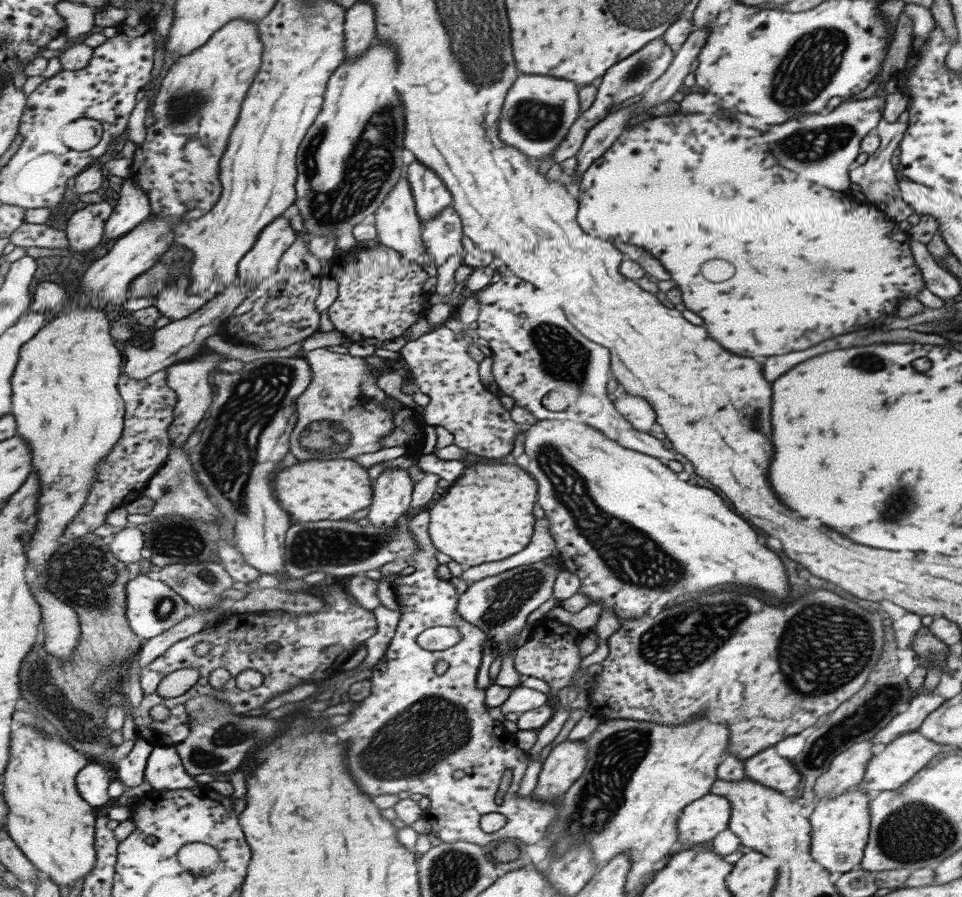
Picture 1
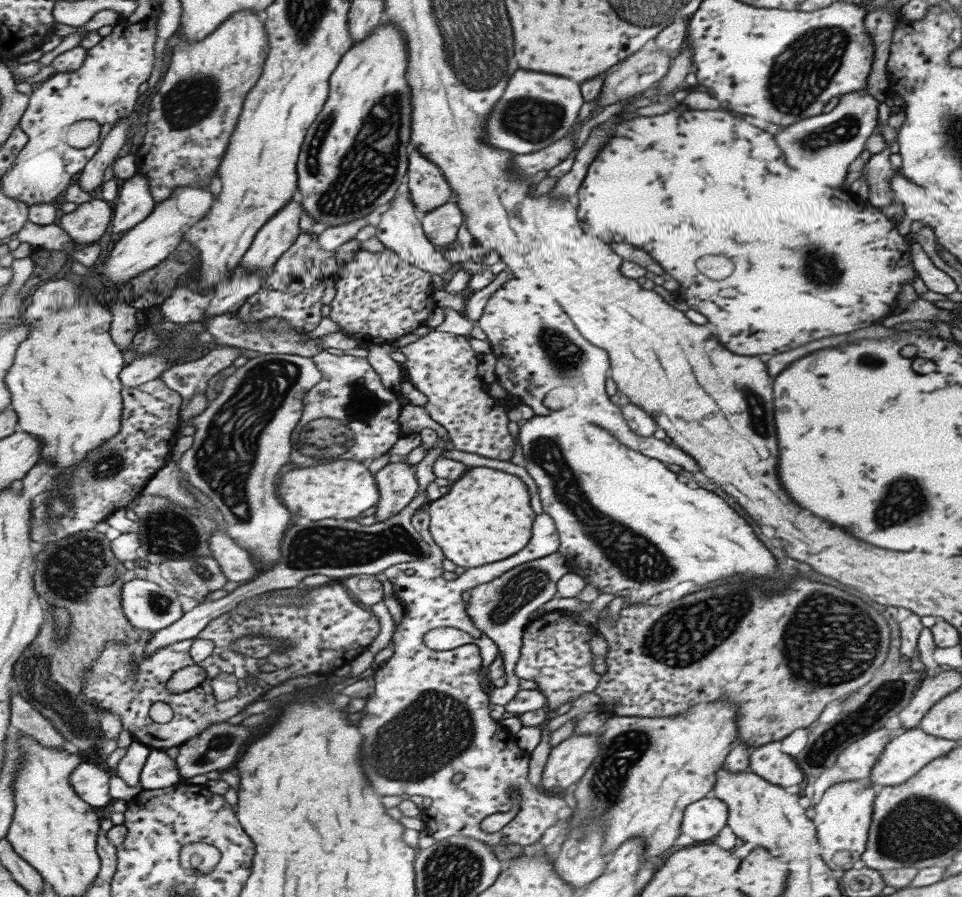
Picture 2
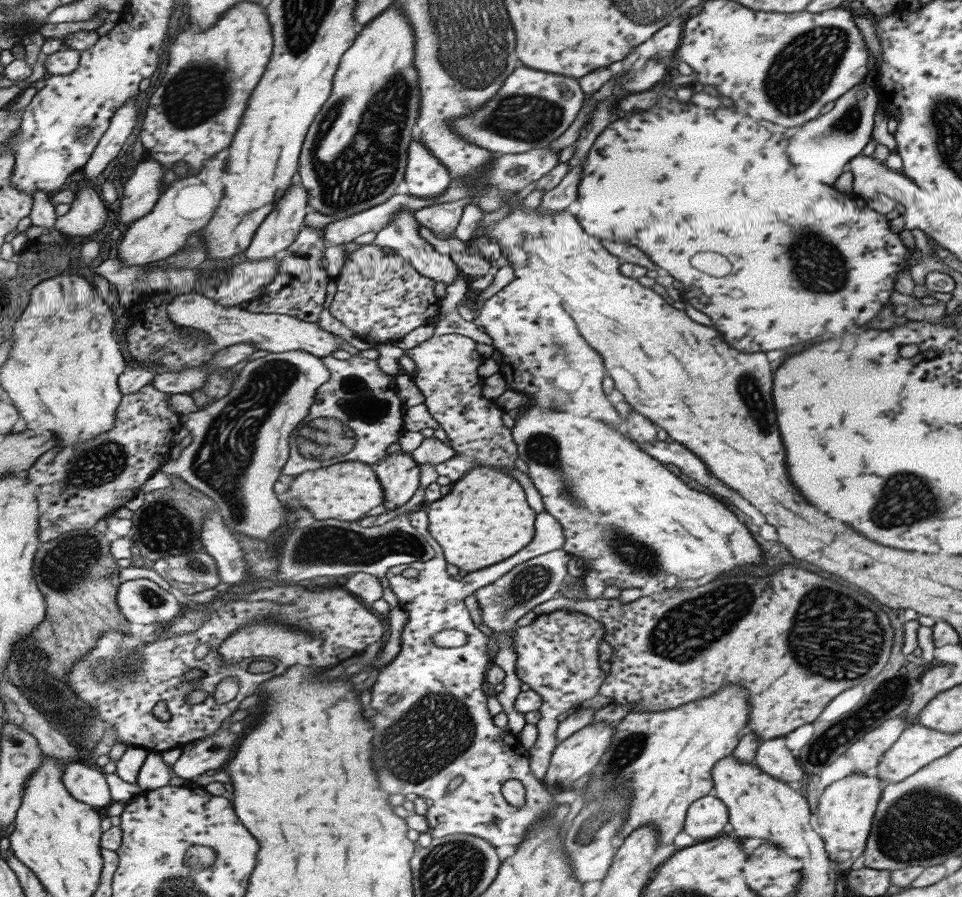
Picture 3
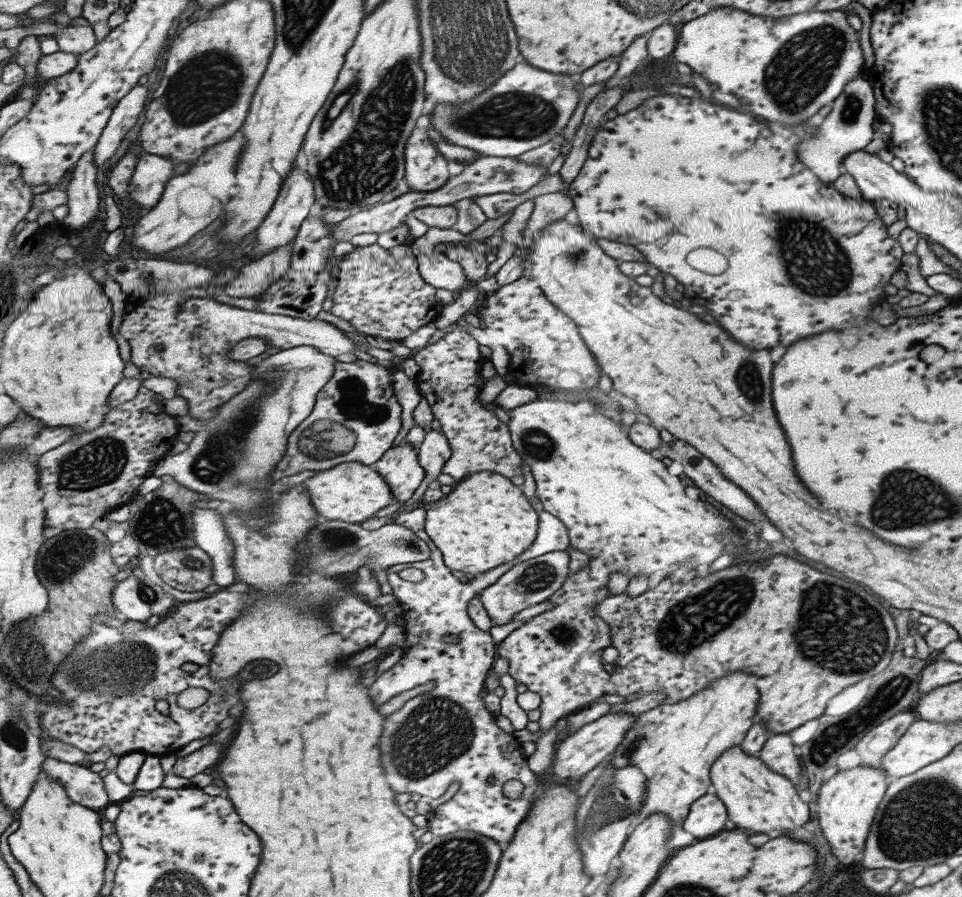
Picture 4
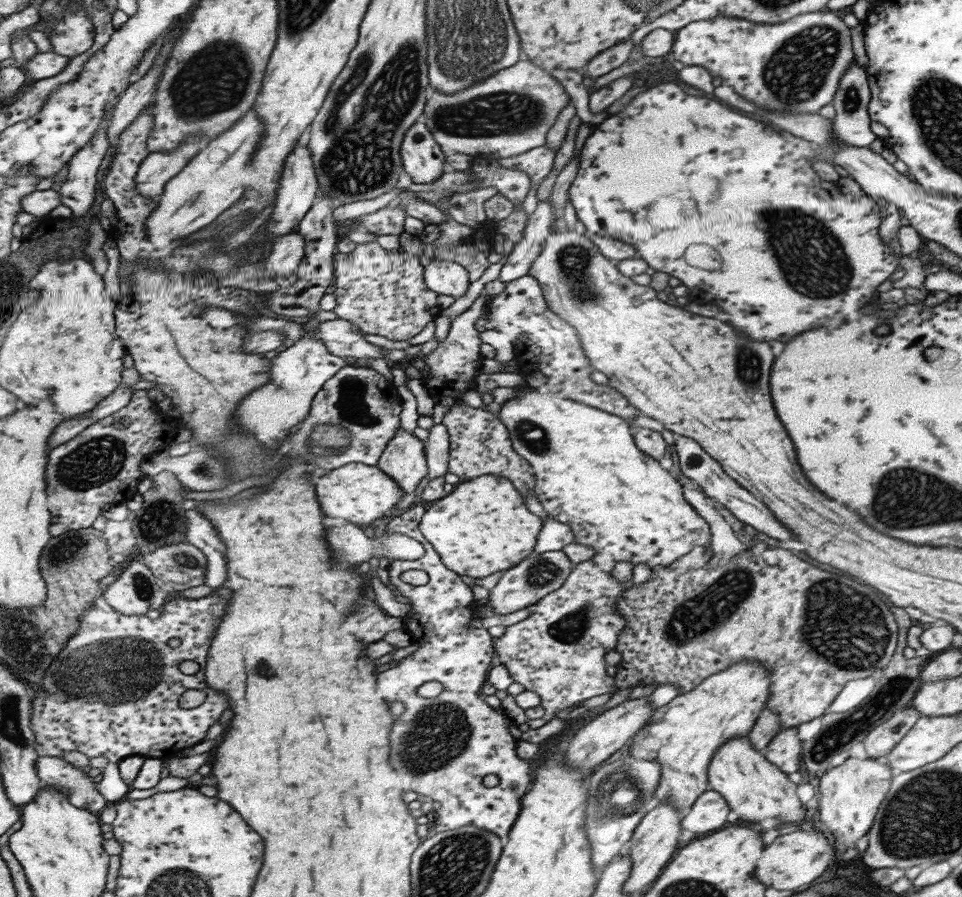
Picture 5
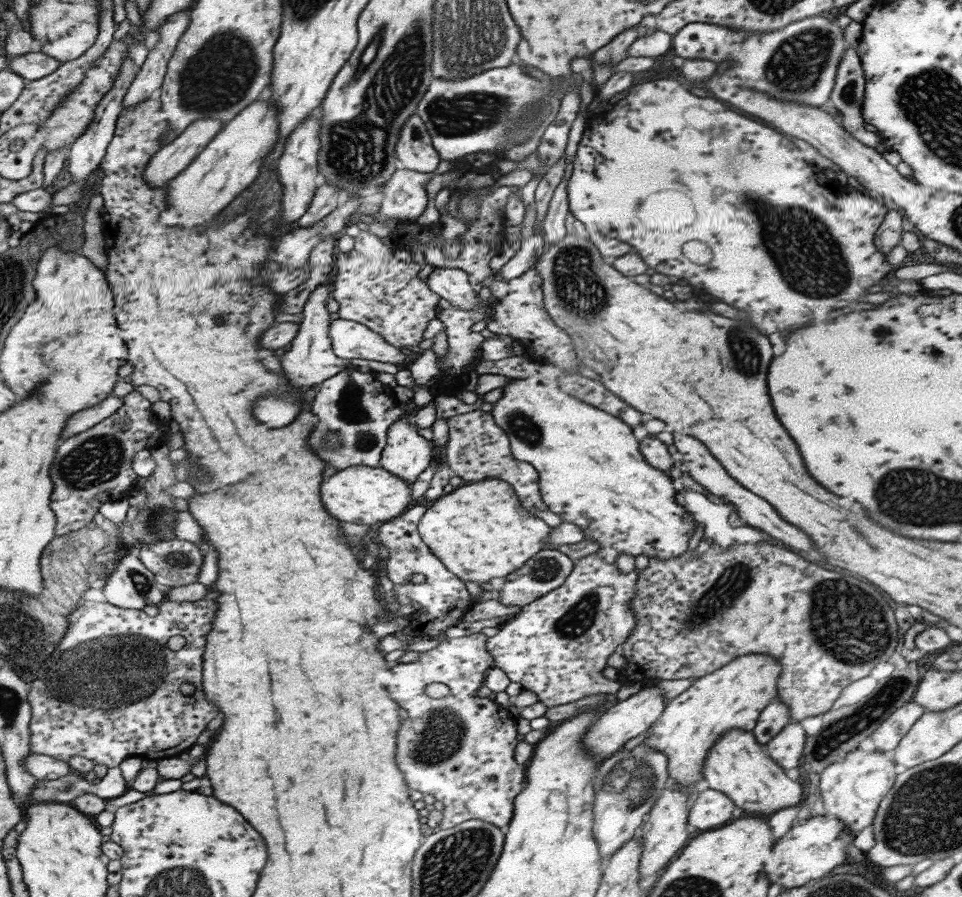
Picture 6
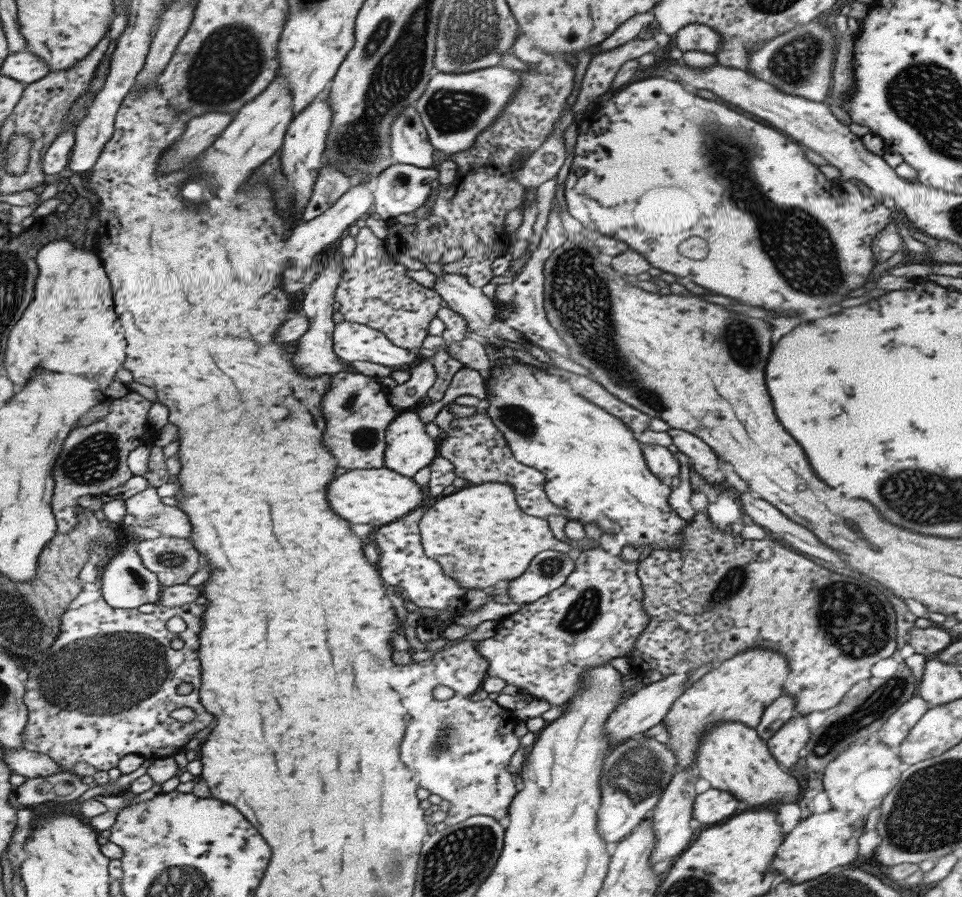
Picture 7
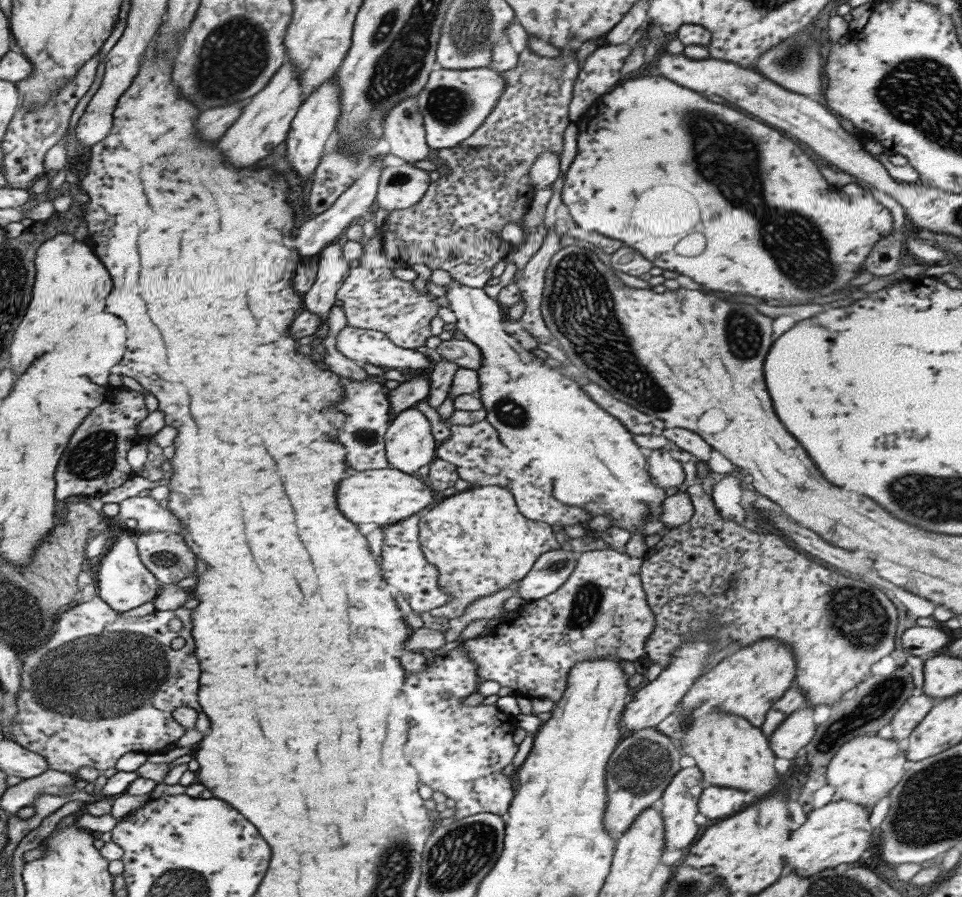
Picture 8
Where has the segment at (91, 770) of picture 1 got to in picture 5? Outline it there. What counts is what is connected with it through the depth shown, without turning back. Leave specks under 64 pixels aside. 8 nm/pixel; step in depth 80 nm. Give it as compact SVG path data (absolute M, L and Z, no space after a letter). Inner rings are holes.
M48 756L38 758L36 769L44 784L69 789L73 806L96 813L111 805L97 788L98 782L87 775L87 769L77 768L62 757Z

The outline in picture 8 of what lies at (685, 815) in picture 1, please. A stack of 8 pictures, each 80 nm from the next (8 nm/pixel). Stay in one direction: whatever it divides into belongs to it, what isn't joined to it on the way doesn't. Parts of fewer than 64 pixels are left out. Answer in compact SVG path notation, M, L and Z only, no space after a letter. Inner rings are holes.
M709 785L701 791L697 801L698 812L705 818L725 818L738 813L749 798L745 791L724 787L721 785Z

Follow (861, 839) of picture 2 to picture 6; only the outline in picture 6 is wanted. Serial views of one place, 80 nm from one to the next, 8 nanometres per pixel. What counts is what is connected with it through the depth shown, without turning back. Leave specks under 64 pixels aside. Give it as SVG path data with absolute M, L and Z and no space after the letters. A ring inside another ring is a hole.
M854 749L841 762L827 765L819 774L818 789L823 800L825 817L842 822L854 836L872 824L879 801L891 790L896 779L895 763L890 753Z

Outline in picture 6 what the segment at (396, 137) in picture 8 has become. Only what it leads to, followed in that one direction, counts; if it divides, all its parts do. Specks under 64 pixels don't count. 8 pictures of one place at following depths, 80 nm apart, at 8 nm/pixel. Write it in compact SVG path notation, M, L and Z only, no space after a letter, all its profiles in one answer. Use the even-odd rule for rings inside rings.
M417 112L405 121L404 128L400 134L400 140L396 146L396 153L401 166L419 172L435 172L437 166L441 164L440 151L436 149L432 134L427 130L425 121Z

